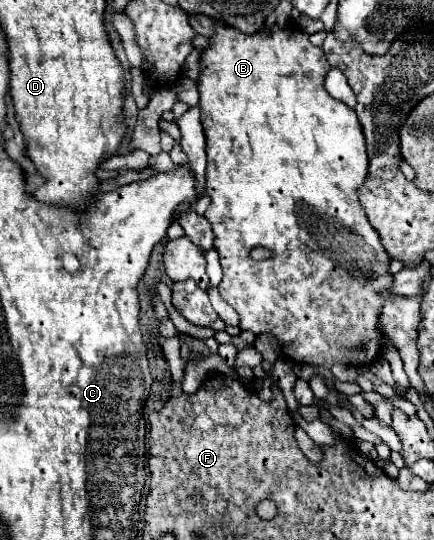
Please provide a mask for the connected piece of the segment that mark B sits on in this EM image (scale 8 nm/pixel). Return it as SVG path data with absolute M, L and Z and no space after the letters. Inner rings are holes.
M218 25L216 35L210 39L210 47L204 49L200 61L200 77L198 77L198 91L200 91L200 111L202 111L202 125L206 133L206 153L208 153L208 167L206 167L206 193L210 195L212 203L204 213L206 219L212 223L214 229L214 249L220 255L220 265L224 269L224 279L220 281L220 295L222 299L234 307L240 315L240 329L252 331L258 335L272 335L280 343L284 357L290 357L296 363L306 363L312 367L332 369L334 365L346 367L360 367L370 365L382 351L382 331L378 329L378 321L382 315L382 305L386 299L396 297L390 293L394 285L394 275L388 271L392 257L380 243L380 235L370 225L362 203L358 199L358 187L364 185L368 175L368 153L366 153L366 139L354 109L344 105L342 101L330 97L324 89L324 79L330 65L324 59L322 47L316 47L308 41L308 33L302 31L298 25L292 27L272 27L270 35L244 35L228 25ZM254 247L270 249L270 257L262 261L254 261L250 251Z

